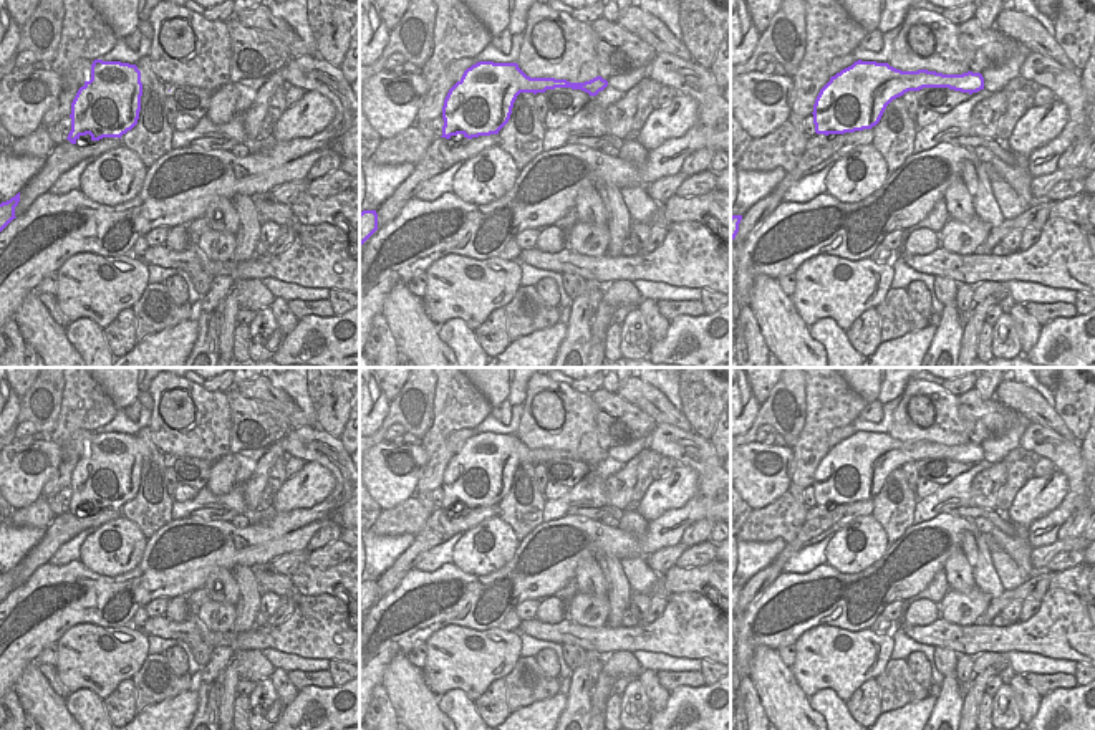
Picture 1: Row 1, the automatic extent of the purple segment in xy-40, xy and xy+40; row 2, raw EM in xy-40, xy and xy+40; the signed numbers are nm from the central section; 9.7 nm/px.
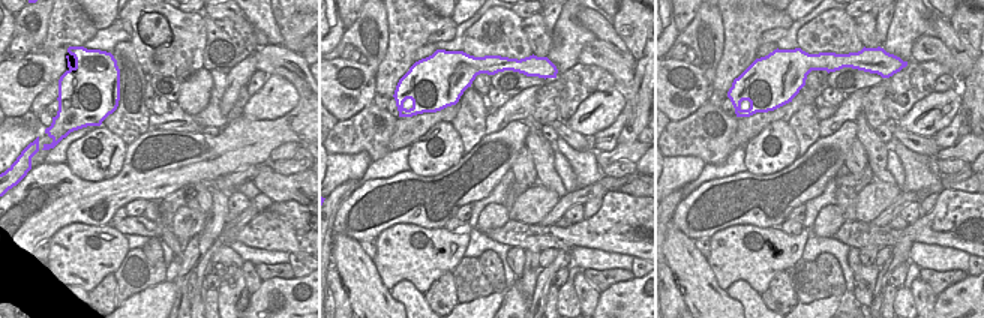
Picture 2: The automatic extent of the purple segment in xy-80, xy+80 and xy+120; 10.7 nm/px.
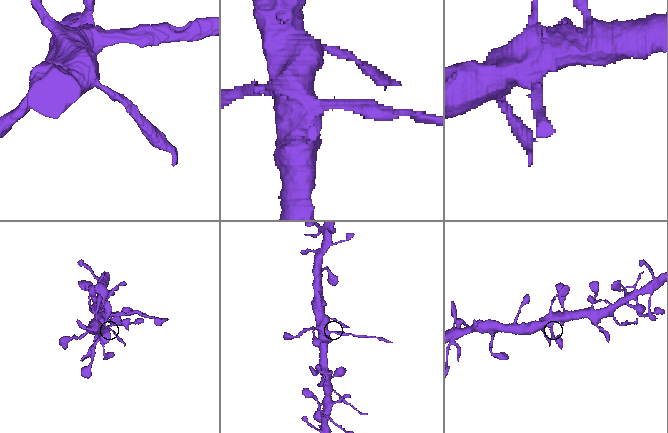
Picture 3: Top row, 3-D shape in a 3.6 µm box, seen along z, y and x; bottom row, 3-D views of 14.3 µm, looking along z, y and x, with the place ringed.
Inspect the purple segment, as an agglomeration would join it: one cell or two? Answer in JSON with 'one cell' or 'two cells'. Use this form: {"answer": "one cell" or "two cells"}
{"answer": "two cells"}

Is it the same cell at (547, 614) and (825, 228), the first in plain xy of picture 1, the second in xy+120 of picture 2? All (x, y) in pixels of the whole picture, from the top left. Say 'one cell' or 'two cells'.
one cell

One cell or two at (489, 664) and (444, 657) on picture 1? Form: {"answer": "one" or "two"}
{"answer": "one"}

